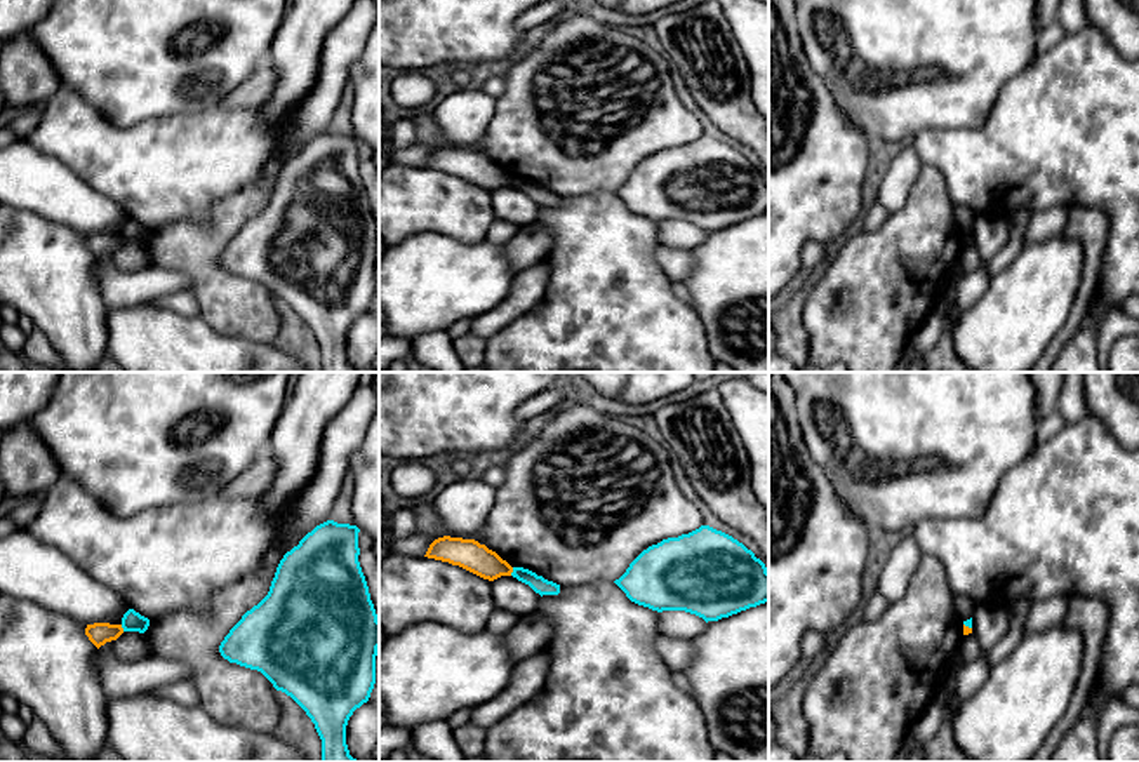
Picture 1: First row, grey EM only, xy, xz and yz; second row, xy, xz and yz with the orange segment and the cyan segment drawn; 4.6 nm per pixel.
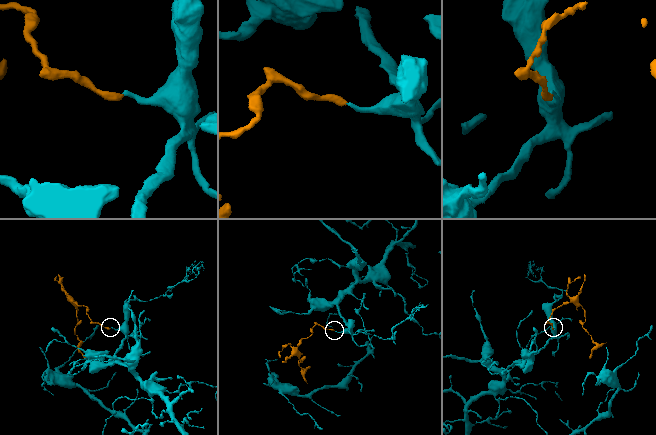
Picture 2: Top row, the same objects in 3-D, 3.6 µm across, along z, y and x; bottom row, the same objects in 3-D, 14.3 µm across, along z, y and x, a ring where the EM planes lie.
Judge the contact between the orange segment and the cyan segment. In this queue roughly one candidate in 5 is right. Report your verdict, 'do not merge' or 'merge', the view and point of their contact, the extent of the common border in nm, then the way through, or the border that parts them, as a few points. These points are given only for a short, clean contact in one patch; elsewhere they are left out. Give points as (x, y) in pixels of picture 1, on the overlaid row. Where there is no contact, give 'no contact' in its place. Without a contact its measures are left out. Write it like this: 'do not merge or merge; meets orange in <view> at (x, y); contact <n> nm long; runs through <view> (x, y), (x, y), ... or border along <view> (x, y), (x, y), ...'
do not merge; meets orange in xz at (512, 571); contact 40 nm long; border along xz (513, 568), (510, 574)

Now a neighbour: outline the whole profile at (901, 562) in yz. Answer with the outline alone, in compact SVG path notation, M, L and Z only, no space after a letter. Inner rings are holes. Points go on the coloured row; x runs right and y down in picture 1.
M911 531L904 532L899 545L887 557L885 567L876 583L876 590L889 604L904 597L906 586L920 562L920 557L922 550L915 536Z

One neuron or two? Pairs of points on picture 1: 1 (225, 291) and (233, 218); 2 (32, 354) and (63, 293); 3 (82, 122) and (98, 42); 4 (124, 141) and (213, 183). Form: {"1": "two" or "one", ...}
{"1": "one", "2": "two", "3": "two", "4": "one"}

